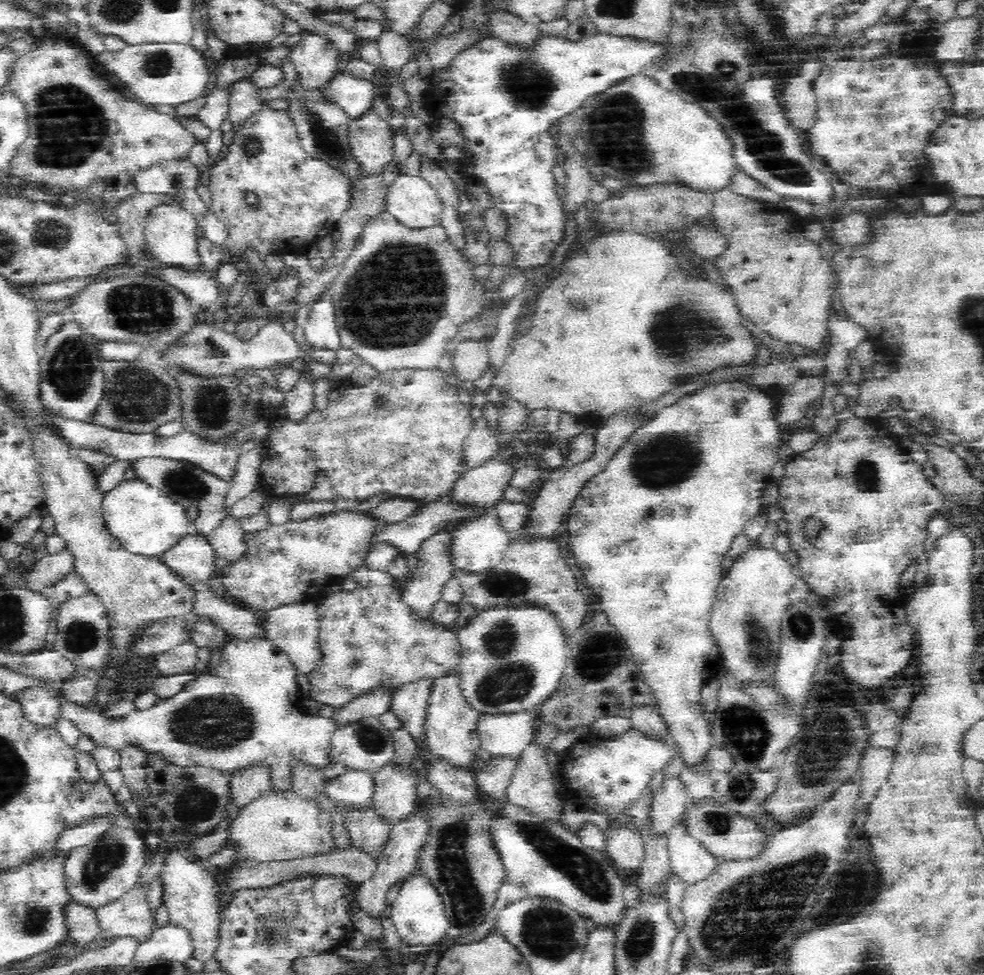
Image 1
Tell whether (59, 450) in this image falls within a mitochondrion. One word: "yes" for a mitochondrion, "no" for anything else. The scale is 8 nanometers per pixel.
no

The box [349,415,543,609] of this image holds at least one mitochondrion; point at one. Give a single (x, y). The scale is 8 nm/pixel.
(506, 585)

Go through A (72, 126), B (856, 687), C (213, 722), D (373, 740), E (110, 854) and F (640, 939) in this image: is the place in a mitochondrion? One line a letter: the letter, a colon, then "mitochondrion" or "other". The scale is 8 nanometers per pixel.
A: mitochondrion
B: other
C: mitochondrion
D: mitochondrion
E: mitochondrion
F: mitochondrion

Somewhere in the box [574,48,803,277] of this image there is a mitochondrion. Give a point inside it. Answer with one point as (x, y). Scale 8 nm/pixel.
(618, 143)

